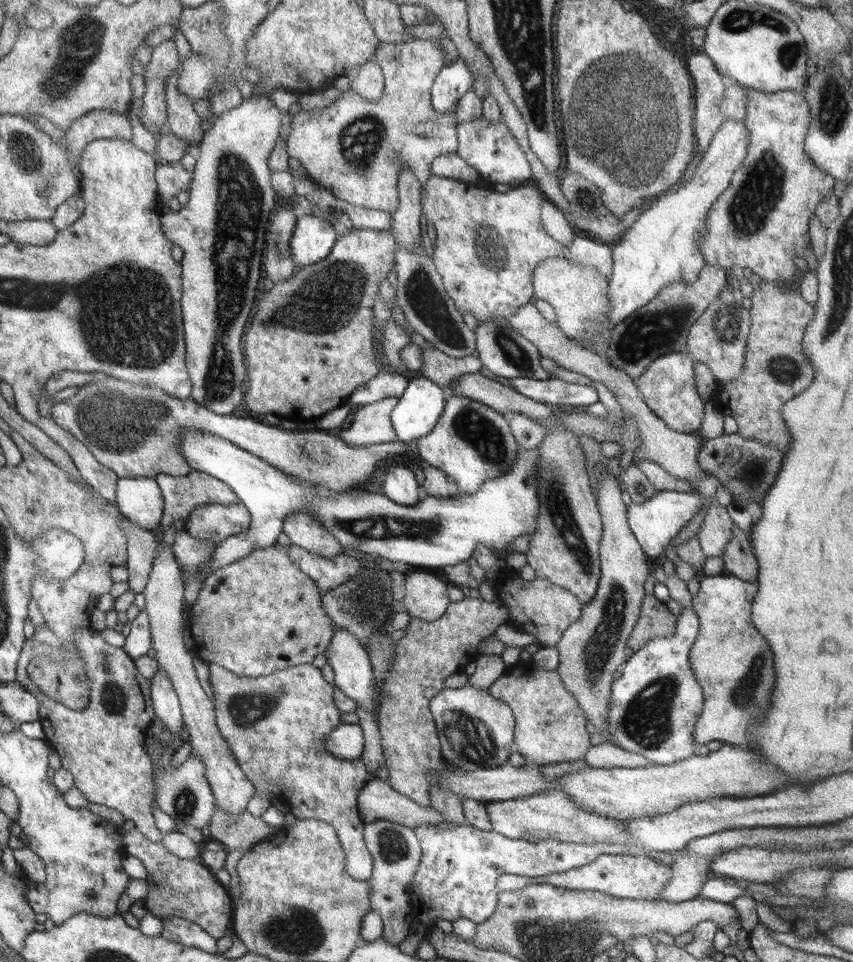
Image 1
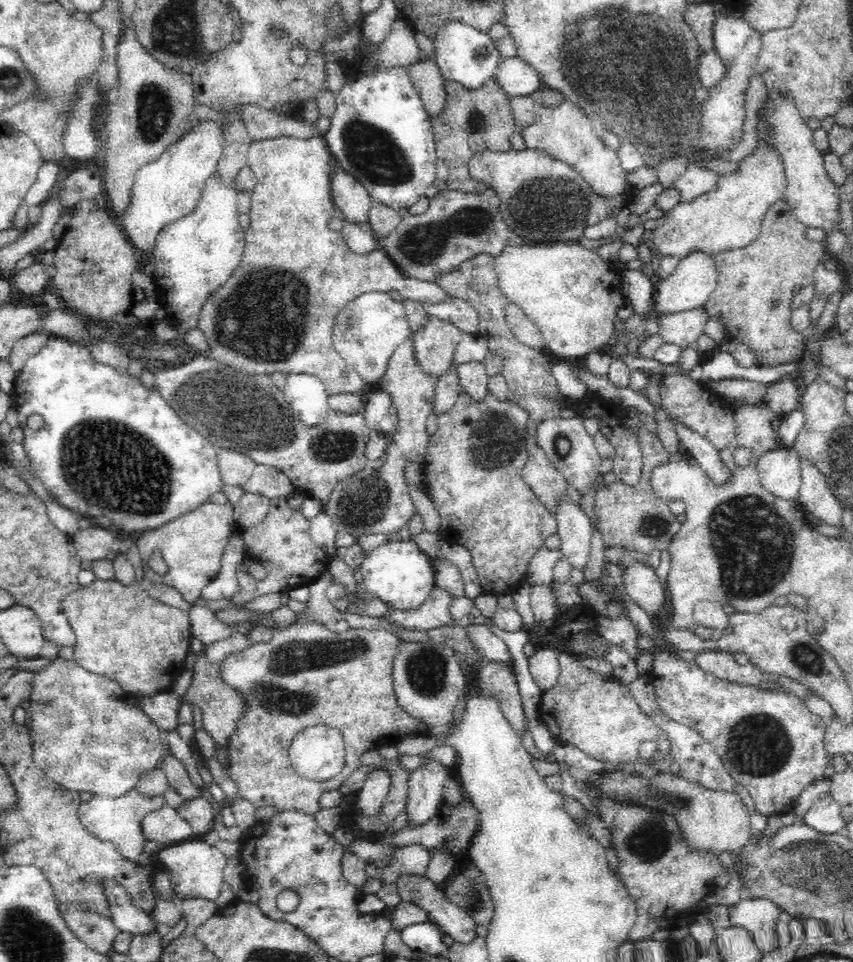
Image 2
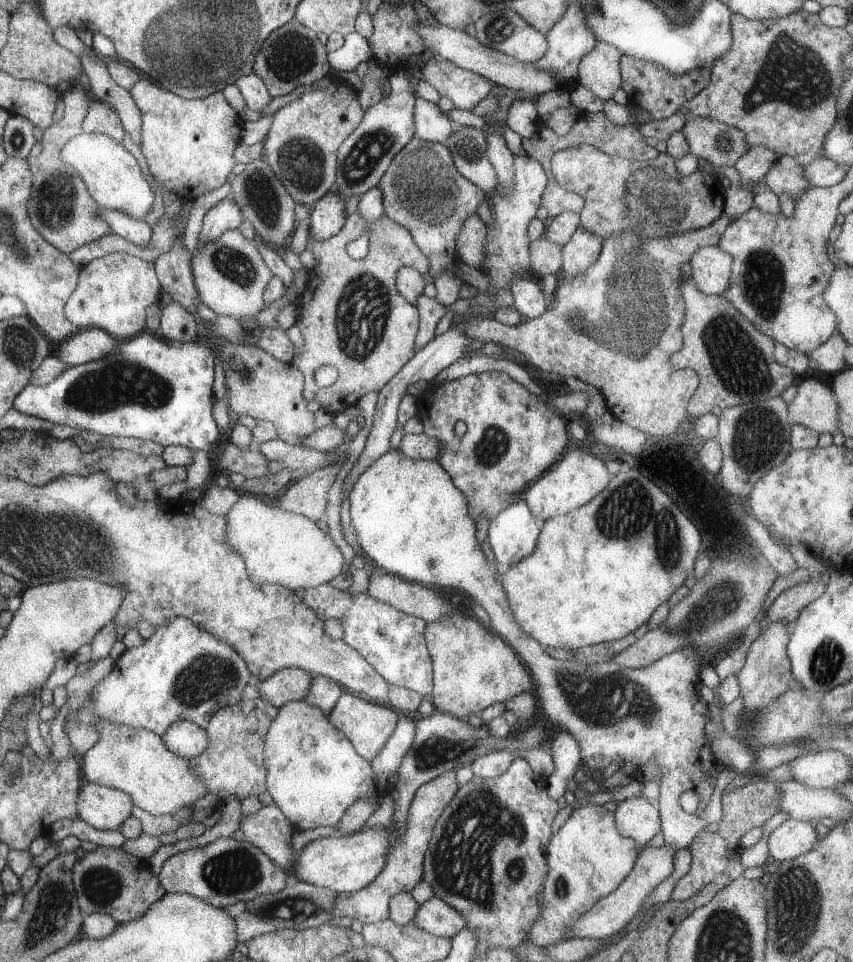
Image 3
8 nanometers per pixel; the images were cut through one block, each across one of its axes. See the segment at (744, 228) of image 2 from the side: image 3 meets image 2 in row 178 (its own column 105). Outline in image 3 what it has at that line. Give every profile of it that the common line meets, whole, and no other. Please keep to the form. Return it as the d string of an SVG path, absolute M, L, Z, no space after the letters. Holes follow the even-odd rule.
M95 720L99 740L81 758L81 778L87 784L99 784L121 790L131 796L133 804L153 816L171 816L175 810L193 808L199 798L207 796L205 784L191 772L189 760L167 750L161 736L145 728Z

